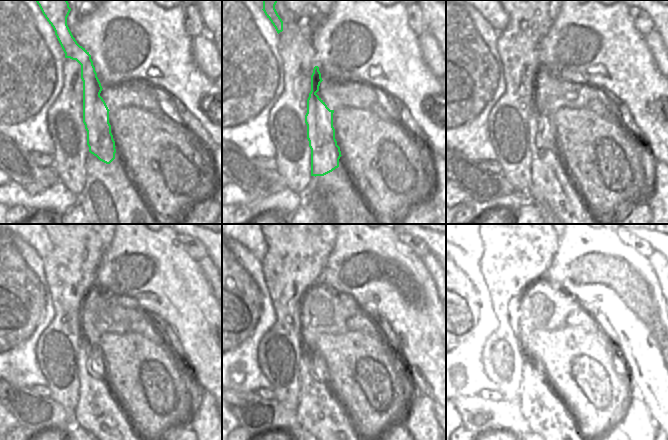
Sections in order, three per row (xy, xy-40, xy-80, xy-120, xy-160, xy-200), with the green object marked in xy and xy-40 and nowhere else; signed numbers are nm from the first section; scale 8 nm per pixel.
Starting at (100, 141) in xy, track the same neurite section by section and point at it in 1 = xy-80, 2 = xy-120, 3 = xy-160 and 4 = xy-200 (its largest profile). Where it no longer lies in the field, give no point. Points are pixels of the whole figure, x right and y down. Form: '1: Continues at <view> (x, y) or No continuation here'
1: Continues at xy-80 (548, 185)
2: Continues at xy-120 (99, 412)
3: Continues at xy-160 (320, 412)
4: Continues at xy-200 (548, 416).

